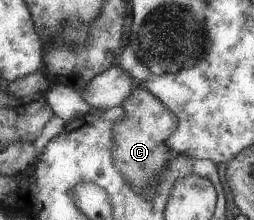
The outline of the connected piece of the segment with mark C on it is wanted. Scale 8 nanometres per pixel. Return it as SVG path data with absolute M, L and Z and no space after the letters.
M132 88L120 106L123 108L124 118L111 122L113 124L111 160L113 160L115 168L121 172L121 176L131 184L133 192L141 194L143 198L151 198L153 182L159 178L163 168L167 168L167 164L171 164L171 158L179 156L179 154L171 152L171 148L167 146L167 138L178 127L178 118L162 101L157 100L143 88Z

